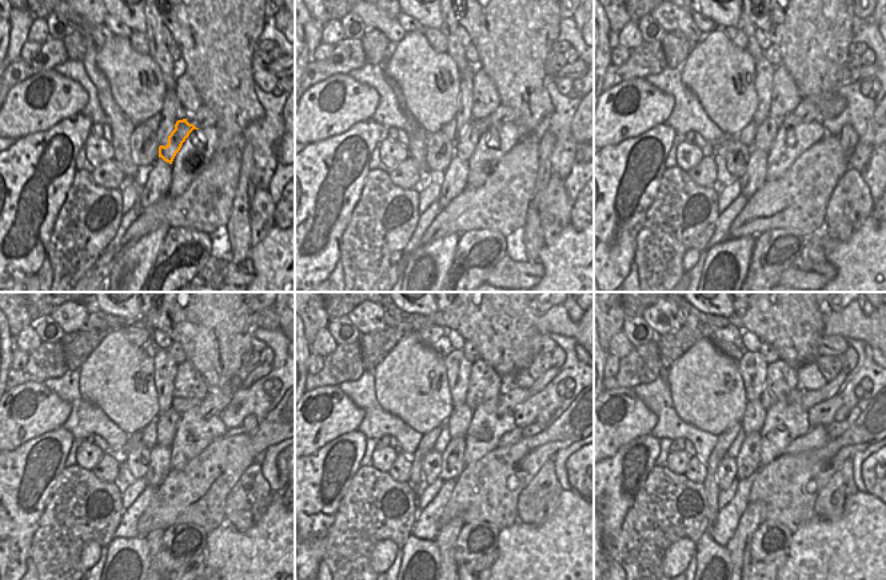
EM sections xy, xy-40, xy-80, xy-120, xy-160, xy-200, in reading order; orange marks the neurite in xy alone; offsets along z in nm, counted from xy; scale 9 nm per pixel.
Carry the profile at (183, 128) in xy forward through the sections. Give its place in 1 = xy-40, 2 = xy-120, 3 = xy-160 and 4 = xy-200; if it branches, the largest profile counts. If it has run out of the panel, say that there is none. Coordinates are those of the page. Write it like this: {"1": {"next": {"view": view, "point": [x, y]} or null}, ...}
{"1": {"next": {"view": "xy-40", "point": [477, 127]}}, "2": {"next": {"view": "xy-120", "point": [167, 422]}}, "3": {"next": {"view": "xy-160", "point": [458, 423]}}, "4": {"next": {"view": "xy-200", "point": [754, 418]}}}

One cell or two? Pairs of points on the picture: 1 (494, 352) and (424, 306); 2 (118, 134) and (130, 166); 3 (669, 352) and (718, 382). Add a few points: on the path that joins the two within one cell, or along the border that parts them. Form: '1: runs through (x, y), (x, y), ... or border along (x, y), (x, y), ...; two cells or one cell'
1: border along (438, 311), (430, 315), (403, 312); two cells
2: runs through (120, 142), (123, 158); one cell
3: border along (702, 338), (667, 370); two cells

